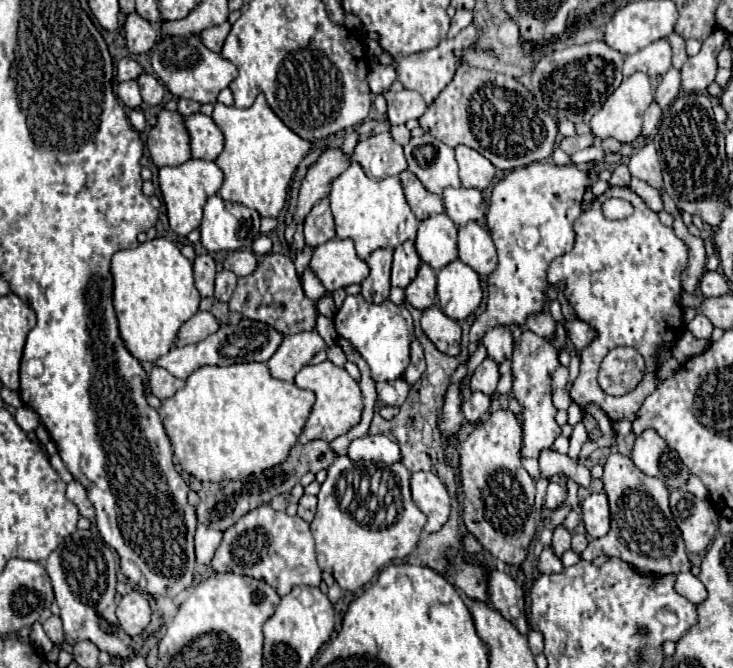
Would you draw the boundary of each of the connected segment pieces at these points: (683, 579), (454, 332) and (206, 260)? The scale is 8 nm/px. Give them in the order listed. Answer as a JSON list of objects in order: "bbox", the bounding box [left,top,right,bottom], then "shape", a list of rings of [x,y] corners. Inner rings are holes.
[{"bbox":[676,572,708,604],"shape":[[[690,572],[686,574],[678,574],[678,580],[676,580],[676,592],[682,594],[684,598],[688,598],[692,604],[700,604],[706,600],[708,592],[704,588],[704,584]]]},{"bbox":[422,306,462,356],"shape":[[[430,306],[422,312],[422,330],[426,332],[426,336],[436,344],[436,348],[444,354],[450,356],[458,356],[460,354],[460,338],[462,338],[462,330],[460,324],[448,316],[444,316],[444,312],[440,312],[438,306]]]},{"bbox":[194,256,216,298],"shape":[[[198,256],[194,260],[194,280],[202,298],[214,298],[216,264],[210,256]]]}]

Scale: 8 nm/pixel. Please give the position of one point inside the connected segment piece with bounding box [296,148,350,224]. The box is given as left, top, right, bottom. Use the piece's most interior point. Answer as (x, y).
(316, 184)

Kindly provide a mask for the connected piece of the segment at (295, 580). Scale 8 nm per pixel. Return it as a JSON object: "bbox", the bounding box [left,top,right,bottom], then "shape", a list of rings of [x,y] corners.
{"bbox":[210,504,322,596],"shape":[[[264,504],[246,516],[242,516],[232,528],[224,532],[224,538],[210,562],[214,572],[232,572],[240,576],[250,576],[264,580],[276,588],[278,596],[286,596],[294,586],[320,586],[322,570],[316,564],[314,540],[300,516],[288,516],[286,512],[276,512],[272,506]]]}

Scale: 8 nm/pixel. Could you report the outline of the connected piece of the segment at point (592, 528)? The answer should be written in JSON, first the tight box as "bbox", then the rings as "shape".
{"bbox":[582,492,610,538],"shape":[[[604,492],[590,494],[582,502],[582,522],[586,532],[592,538],[600,538],[610,528],[610,510],[608,510],[608,498]]]}

